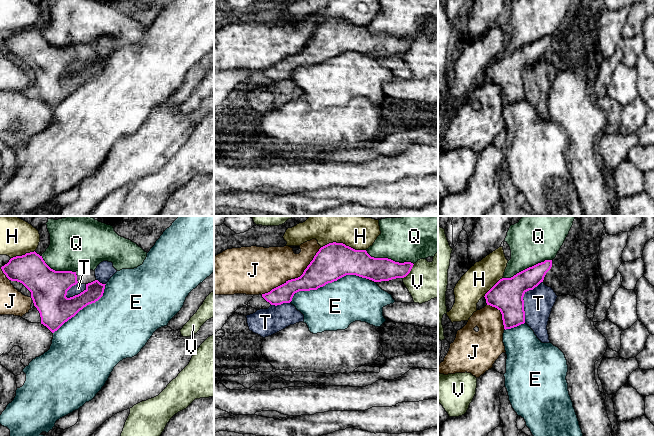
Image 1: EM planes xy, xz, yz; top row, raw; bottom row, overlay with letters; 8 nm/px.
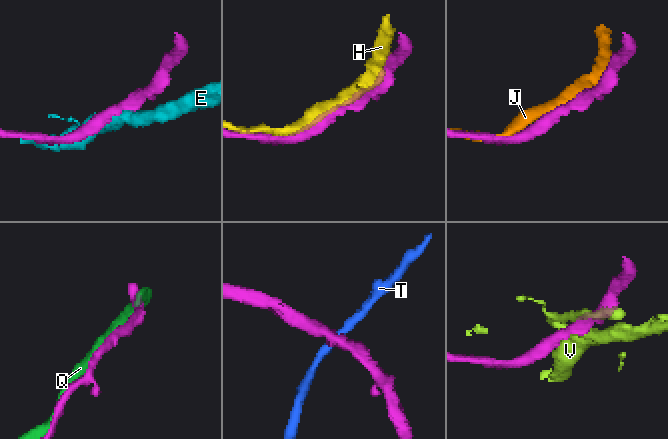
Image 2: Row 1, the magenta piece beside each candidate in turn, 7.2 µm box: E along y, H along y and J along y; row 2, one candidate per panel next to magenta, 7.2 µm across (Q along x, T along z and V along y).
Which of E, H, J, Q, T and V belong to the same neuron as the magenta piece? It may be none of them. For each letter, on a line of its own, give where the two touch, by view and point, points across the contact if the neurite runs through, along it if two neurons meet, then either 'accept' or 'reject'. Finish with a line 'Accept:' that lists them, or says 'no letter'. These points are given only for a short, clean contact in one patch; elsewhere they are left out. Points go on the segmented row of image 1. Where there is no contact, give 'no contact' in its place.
E: contact xz (326, 283); reject
H: contact xz (342, 243); reject
J: contact xz (295, 278); reject
Q: contact xz (389, 259); reject
T: contact yz (522, 299); reject
V: contact xz (409, 272); reject
Accept: no letter

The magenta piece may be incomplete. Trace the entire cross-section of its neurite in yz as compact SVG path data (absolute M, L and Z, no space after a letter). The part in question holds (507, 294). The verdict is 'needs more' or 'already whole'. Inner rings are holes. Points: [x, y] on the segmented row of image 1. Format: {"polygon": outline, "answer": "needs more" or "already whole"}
{"polygon": "M545 260L511 278L500 279L485 294L487 305L501 312L505 330L525 323L524 294L543 282L551 267L552 260Z", "answer": "already whole"}

